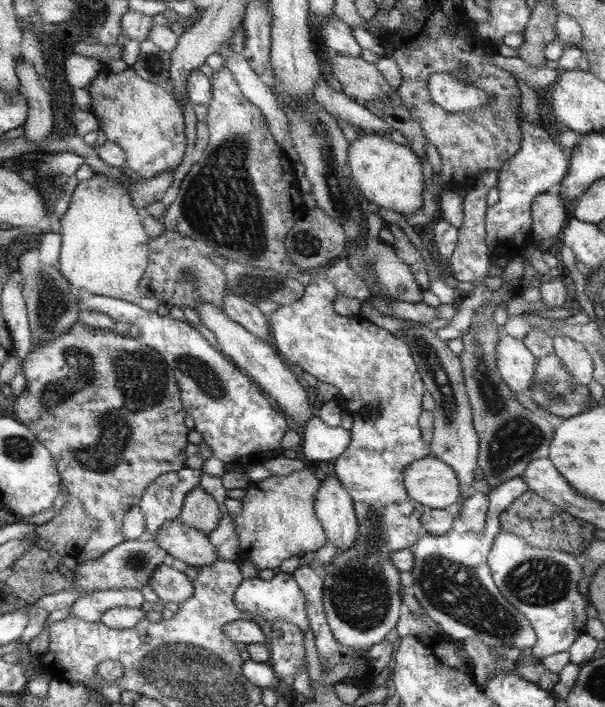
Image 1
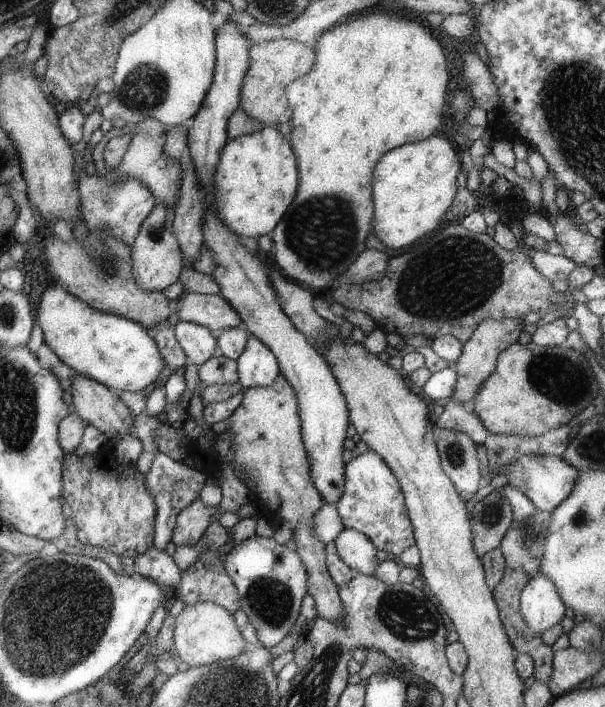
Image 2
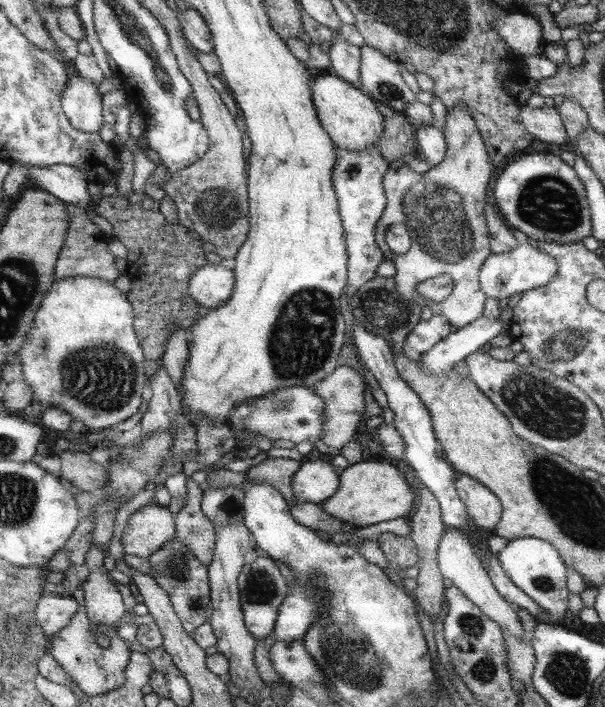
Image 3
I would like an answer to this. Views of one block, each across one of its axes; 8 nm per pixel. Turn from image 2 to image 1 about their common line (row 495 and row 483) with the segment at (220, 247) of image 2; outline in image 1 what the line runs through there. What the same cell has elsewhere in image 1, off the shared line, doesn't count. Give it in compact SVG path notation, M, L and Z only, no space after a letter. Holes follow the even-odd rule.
M323 476L319 490L315 492L315 514L327 530L327 544L333 544L339 552L349 550L359 534L359 522L355 518L353 498L347 488L333 476Z

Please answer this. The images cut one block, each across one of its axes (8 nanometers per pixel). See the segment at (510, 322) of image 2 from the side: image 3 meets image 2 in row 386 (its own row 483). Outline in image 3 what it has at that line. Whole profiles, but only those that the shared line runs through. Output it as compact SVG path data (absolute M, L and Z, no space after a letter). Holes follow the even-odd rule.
M457 474L455 492L457 492L459 500L463 502L465 512L475 526L485 528L485 530L493 530L501 522L503 508L501 508L499 498L493 496L477 480L473 480L465 474Z

